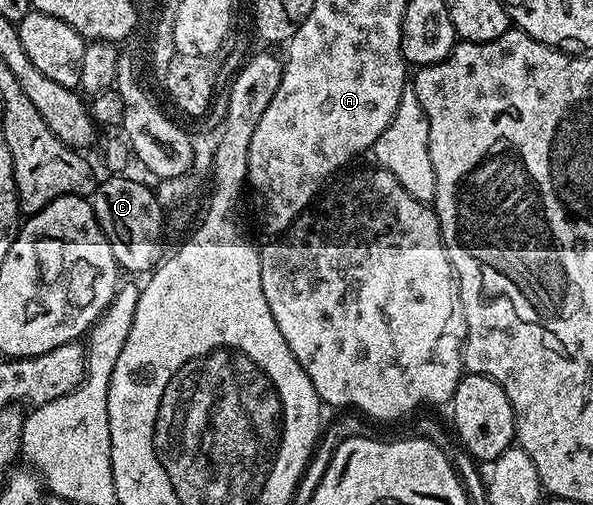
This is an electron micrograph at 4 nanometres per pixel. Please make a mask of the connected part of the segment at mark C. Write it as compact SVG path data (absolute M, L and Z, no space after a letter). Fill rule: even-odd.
M112 174L109 180L101 179L90 203L100 228L114 250L114 258L121 269L148 274L162 259L160 247L164 244L165 209L159 204L155 191L140 180L131 180L127 174Z

